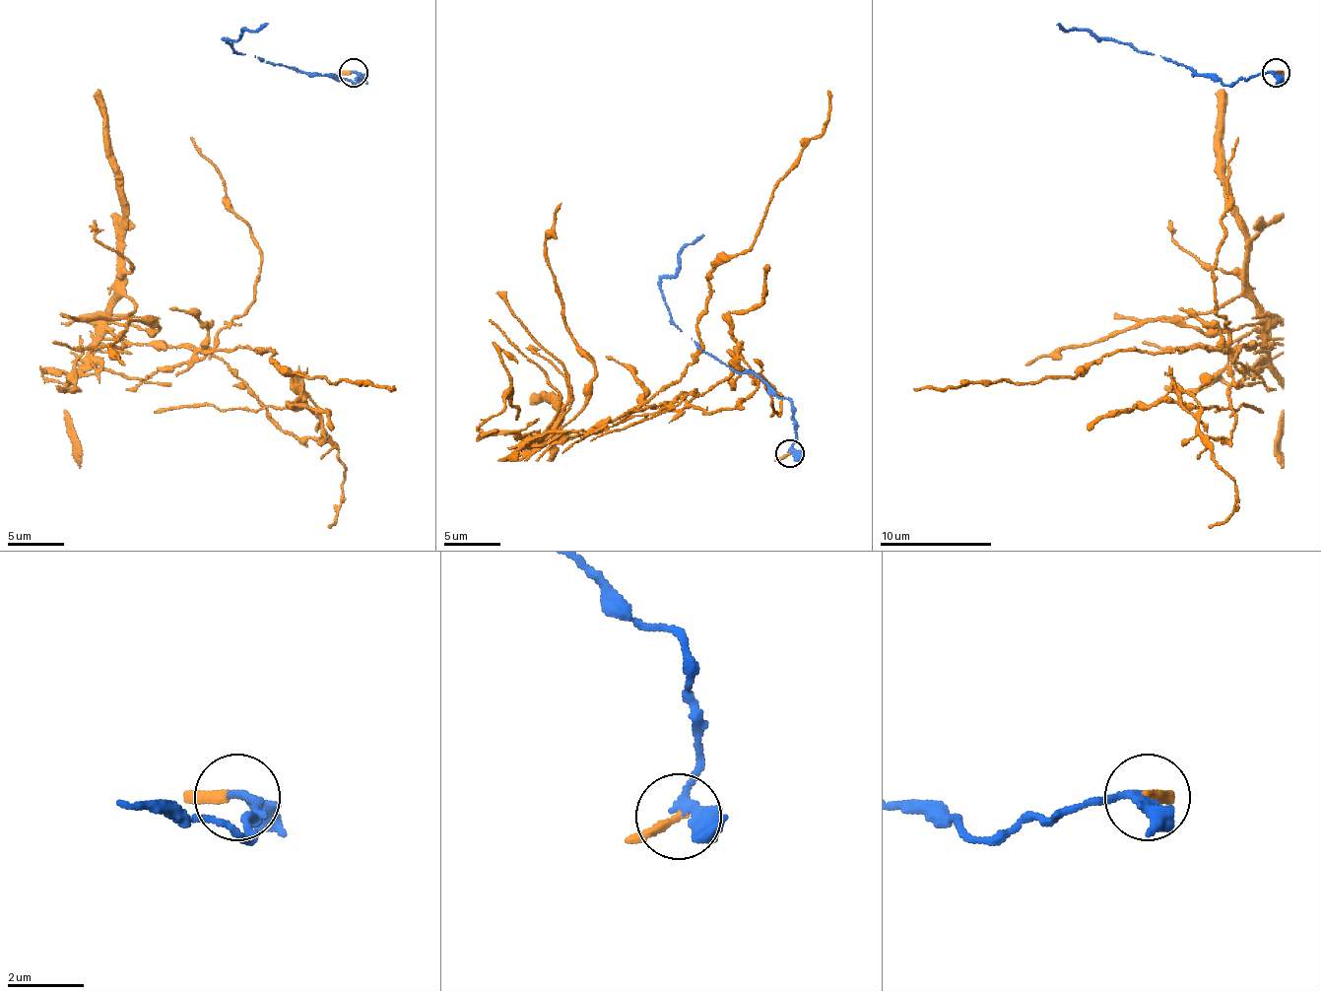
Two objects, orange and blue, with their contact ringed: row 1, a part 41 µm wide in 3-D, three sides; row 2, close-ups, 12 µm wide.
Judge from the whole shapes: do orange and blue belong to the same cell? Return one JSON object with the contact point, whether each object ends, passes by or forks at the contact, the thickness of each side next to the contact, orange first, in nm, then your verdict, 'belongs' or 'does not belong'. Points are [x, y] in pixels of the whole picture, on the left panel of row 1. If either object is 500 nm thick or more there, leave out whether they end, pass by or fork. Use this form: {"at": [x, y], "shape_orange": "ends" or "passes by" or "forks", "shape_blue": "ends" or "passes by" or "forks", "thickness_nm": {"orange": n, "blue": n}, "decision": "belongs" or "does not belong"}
{"at": [354, 72], "shape_orange": "ends", "shape_blue": "passes by", "thickness_nm": {"orange": 240, "blue": 280}, "decision": "does not belong"}

